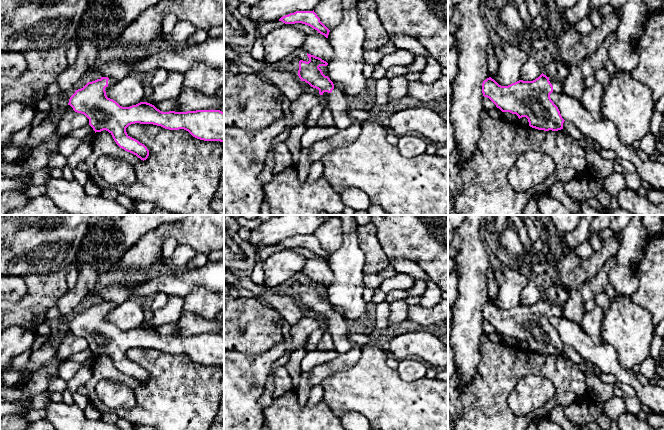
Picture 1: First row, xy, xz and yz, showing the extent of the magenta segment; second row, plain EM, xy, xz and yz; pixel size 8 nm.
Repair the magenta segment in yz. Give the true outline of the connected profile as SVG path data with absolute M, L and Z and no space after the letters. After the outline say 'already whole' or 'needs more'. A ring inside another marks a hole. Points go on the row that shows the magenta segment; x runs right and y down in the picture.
M543 73L533 81L519 80L508 86L499 85L491 77L482 83L482 93L502 112L526 117L529 126L538 130L563 129L564 119L550 98L552 92L562 92L564 80L549 78Z; needs more

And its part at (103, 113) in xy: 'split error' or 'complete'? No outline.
split error

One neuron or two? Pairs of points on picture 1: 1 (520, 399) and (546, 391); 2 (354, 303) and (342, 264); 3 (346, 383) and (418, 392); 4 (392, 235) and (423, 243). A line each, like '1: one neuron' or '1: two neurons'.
1: one neuron
2: one neuron
3: one neuron
4: one neuron

